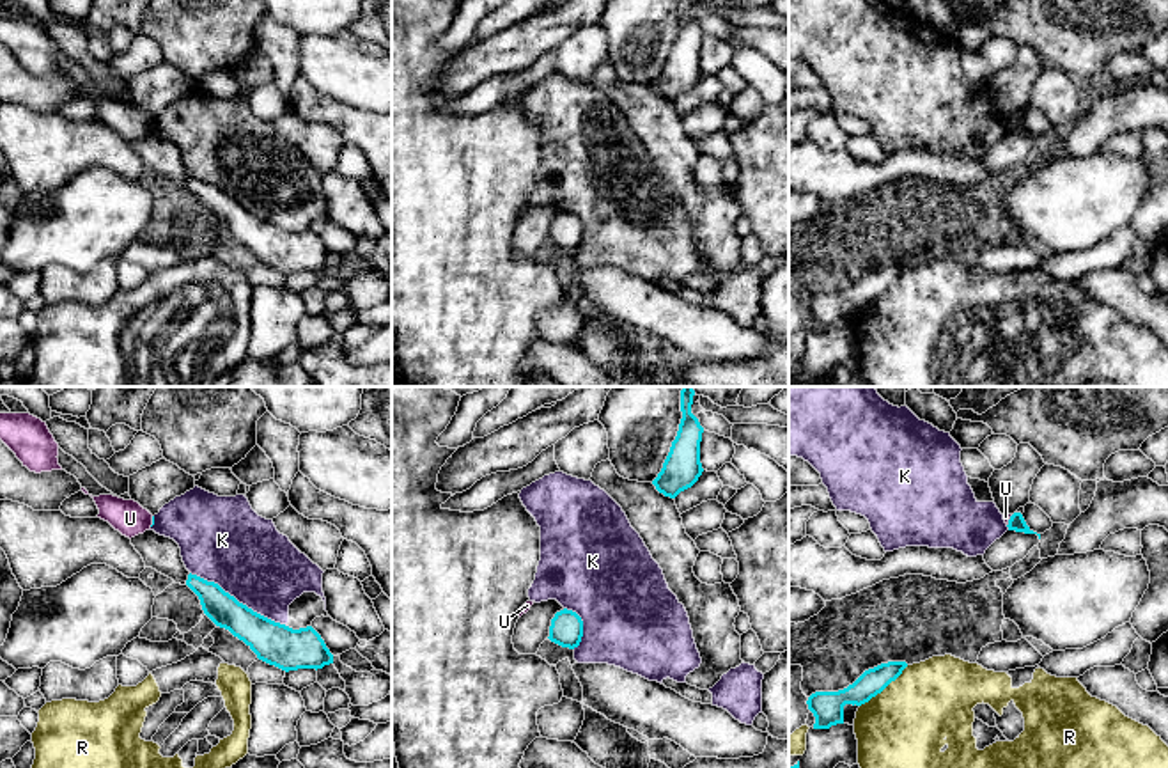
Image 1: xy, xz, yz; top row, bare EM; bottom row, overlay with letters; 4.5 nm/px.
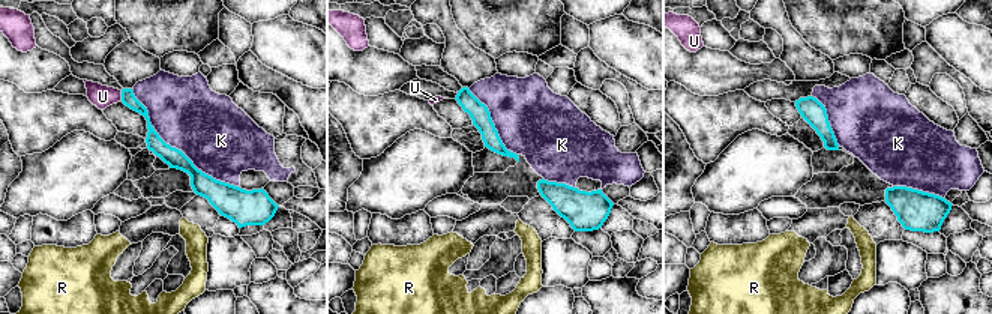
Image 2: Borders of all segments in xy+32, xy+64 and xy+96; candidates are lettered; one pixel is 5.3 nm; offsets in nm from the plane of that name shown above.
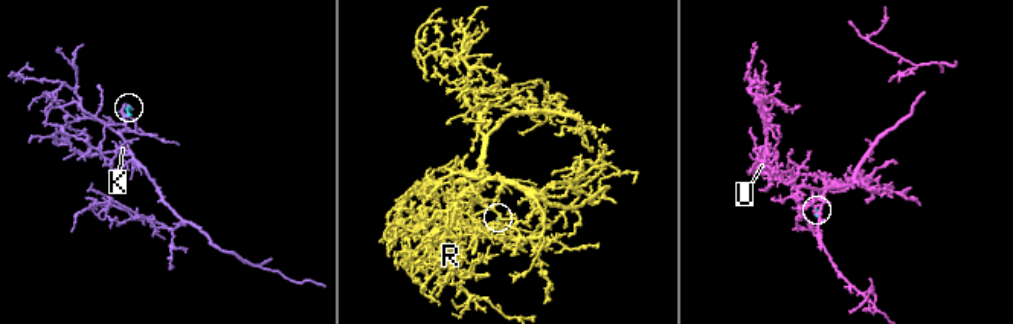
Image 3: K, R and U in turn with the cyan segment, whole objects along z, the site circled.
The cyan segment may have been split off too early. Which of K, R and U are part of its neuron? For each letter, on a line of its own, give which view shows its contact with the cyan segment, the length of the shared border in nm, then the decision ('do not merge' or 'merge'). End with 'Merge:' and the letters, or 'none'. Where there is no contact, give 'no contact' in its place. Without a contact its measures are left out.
K: xy | 500 nm | do not merge
R: yz | 300 nm | do not merge
U: yz | 60 nm | do not merge
Merge: none

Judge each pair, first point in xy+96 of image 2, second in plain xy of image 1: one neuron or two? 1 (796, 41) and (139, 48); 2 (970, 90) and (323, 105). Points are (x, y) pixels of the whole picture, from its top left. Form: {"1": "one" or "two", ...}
{"1": "two", "2": "one"}

